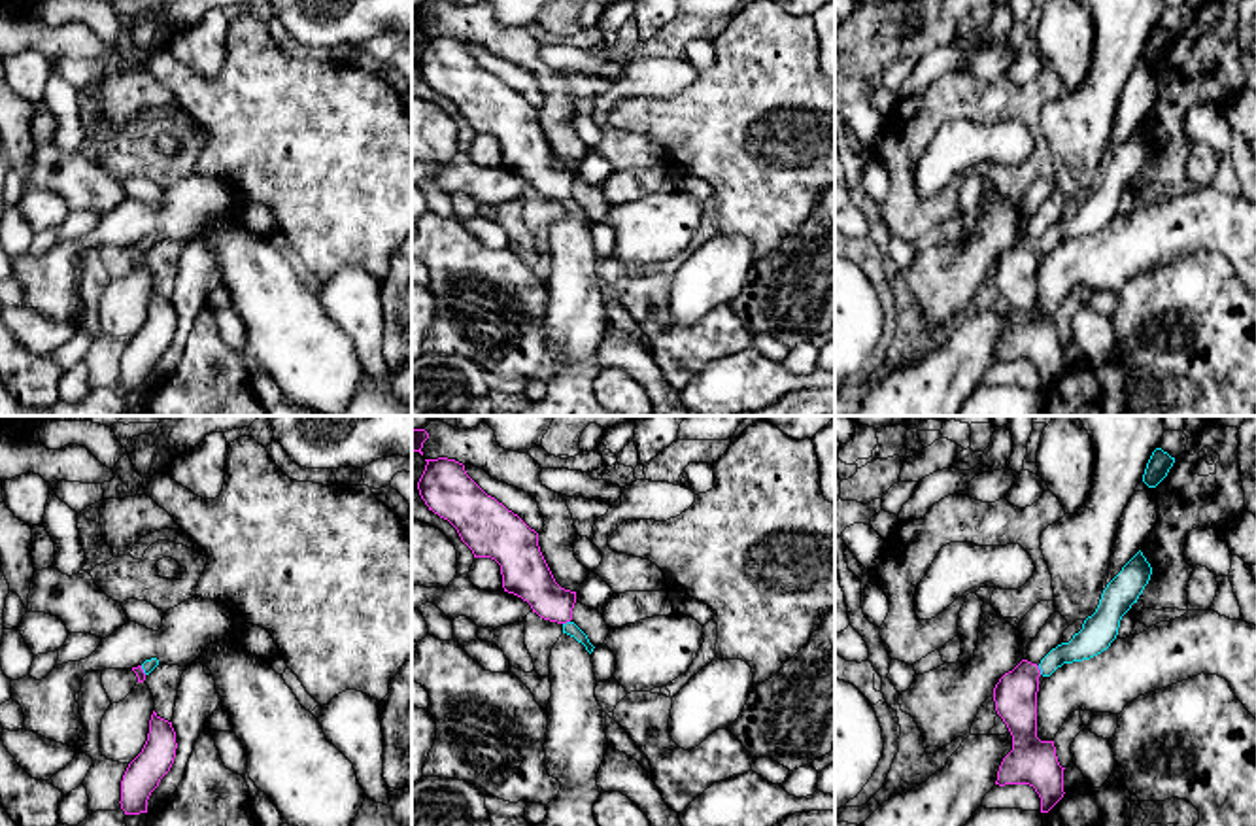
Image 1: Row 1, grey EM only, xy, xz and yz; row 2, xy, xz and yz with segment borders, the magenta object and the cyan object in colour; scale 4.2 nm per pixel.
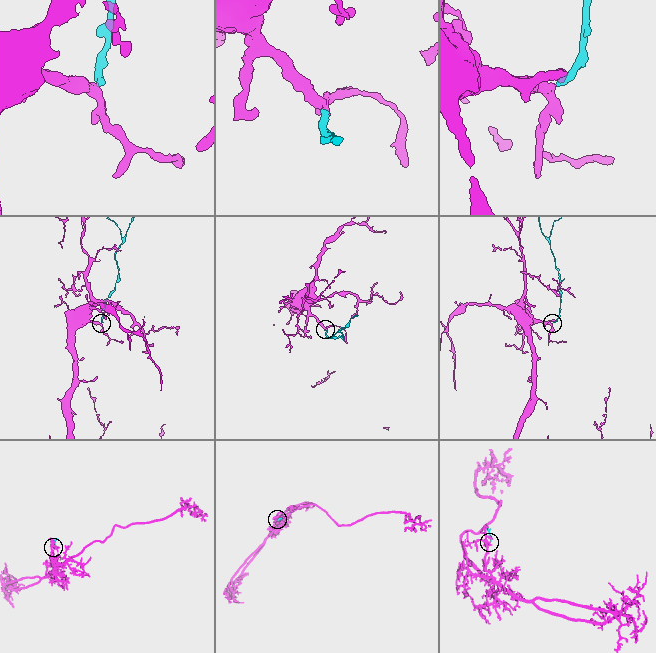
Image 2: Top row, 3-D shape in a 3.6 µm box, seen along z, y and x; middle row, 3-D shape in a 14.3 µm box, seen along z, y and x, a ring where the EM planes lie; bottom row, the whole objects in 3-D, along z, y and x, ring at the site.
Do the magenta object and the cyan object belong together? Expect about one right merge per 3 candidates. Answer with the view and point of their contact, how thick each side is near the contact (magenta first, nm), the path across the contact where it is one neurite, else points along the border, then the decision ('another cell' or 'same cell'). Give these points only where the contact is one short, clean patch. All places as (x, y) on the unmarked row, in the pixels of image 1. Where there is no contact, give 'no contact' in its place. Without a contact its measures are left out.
meets magenta in yz at (1039, 246); 180 nm thick on the magenta side, 130 nm on the other; runs through yz (1015, 271), (1039, 246), (1060, 231), (1090, 218); same cell

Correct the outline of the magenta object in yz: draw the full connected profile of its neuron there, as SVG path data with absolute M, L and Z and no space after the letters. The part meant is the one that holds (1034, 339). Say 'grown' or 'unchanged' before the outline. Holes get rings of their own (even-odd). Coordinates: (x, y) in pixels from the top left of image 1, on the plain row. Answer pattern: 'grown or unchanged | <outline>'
grown | M1139 127L1107 161L1099 181L1069 219L1052 225L1041 240L1022 236L993 265L995 287L1012 312L1012 327L1003 335L995 361L1029 361L1048 389L1063 374L1063 346L1054 318L1037 314L1039 253L1050 253L1063 240L1090 236L1111 223L1122 193L1137 180L1152 144Z

